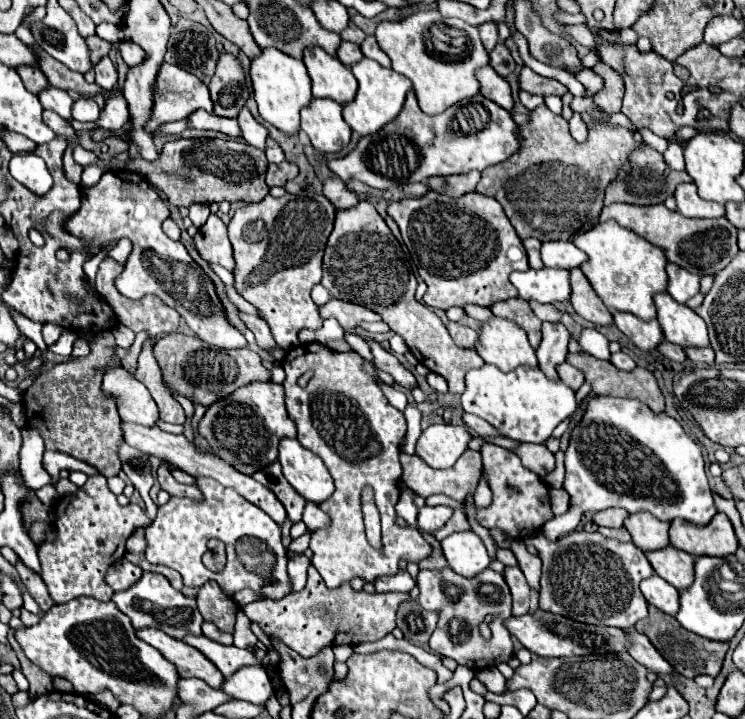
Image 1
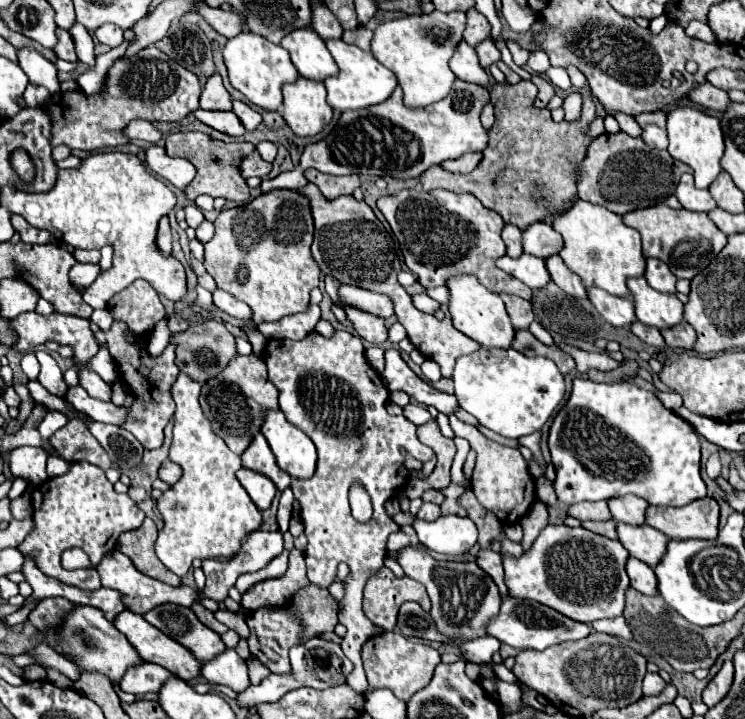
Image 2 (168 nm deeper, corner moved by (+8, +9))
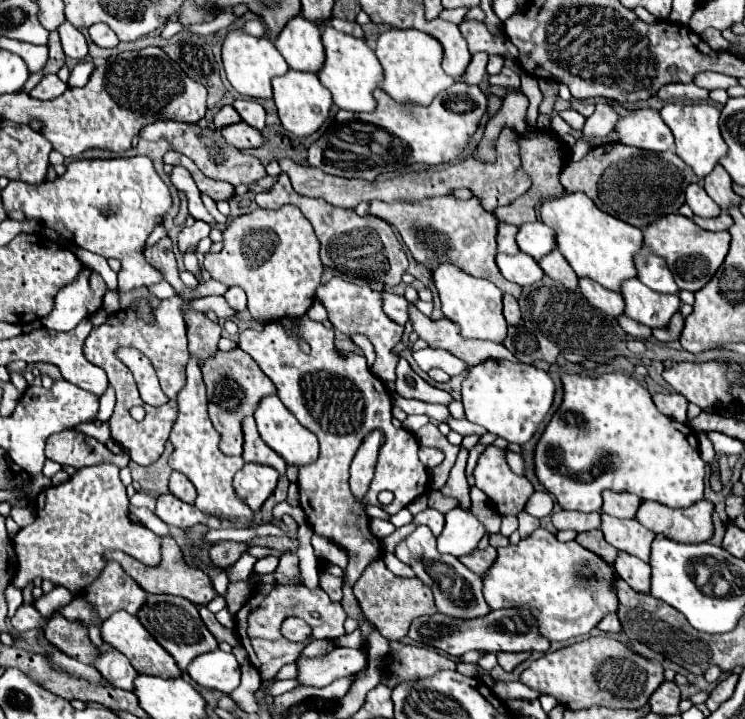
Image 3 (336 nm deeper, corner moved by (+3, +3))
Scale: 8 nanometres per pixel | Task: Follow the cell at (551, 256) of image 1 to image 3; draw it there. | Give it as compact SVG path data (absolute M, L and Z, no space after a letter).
M543 221L521 225L515 239L517 239L519 249L535 257L535 261L539 261L545 253L551 253L557 247L553 245L553 229L549 229Z

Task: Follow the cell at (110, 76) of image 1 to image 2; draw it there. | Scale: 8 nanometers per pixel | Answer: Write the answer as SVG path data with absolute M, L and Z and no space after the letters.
M76 23L72 29L72 37L76 37L76 53L78 53L78 59L88 65L88 67L94 67L96 65L96 53L94 53L94 39L90 35L90 31Z

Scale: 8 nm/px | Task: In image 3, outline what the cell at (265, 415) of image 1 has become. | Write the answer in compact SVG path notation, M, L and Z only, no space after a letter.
M237 347L231 351L219 351L213 357L205 359L201 363L201 371L203 371L205 385L207 385L209 417L213 421L213 427L221 435L219 449L225 455L241 455L243 453L241 421L243 421L243 417L253 415L253 409L257 407L257 401L261 401L261 397L275 393L275 385L259 369L259 365Z

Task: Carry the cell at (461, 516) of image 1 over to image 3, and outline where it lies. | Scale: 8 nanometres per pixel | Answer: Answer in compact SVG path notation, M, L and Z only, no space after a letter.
M461 445L459 457L455 467L449 473L449 479L445 483L445 487L441 489L443 495L447 497L455 497L461 503L461 509L471 509L471 501L469 501L469 483L465 479L465 463L467 463L467 449Z

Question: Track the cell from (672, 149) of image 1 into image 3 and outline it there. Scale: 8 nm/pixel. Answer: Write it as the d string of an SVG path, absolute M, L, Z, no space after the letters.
M653 107L633 109L629 115L619 117L613 129L617 131L617 143L645 151L673 149L673 133Z

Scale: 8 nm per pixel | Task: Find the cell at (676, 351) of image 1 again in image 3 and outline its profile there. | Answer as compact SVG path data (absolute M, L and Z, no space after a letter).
M619 315L619 317L617 317L617 323L621 325L621 329L623 329L625 333L629 333L629 335L633 335L633 337L639 337L639 339L651 337L651 329L649 329L649 327L641 325L641 323L625 317L625 315Z

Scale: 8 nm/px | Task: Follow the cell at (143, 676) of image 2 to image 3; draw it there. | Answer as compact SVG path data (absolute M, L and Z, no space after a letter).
M101 651L93 667L115 687L129 689L133 685L133 677L137 677L137 671L129 665L129 661L123 657L123 653L117 651Z

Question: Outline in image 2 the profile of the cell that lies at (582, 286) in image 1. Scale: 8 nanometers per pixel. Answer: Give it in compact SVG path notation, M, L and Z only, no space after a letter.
M552 255L550 259L546 259L546 267L550 271L552 281L570 297L574 299L588 299L588 291L584 287L584 283L580 281L580 277L576 273L572 273L558 255Z

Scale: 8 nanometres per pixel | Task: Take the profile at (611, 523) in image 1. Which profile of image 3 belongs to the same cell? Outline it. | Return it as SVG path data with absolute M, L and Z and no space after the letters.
M559 511L553 513L553 525L555 529L573 529L577 533L581 531L589 531L589 529L597 529L599 523L599 513L577 513L577 511Z

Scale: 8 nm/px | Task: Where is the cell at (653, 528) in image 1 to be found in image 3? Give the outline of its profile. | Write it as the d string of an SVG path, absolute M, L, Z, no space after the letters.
M605 491L603 493L603 511L613 517L635 517L637 509L641 505L641 499L633 493L617 493L617 491Z

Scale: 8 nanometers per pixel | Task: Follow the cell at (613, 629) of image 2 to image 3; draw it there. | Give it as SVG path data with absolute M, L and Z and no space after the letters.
M615 613L605 615L605 617L599 621L597 627L599 627L601 631L605 631L605 633L617 633L617 631L621 631L621 625L619 625L619 619L617 619Z

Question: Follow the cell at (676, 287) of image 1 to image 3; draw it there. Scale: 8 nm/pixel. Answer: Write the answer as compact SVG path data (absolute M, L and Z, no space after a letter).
M645 243L635 253L633 261L637 267L639 281L645 283L647 287L651 287L653 291L661 291L661 293L677 293L679 291L665 261L657 253L653 253Z

